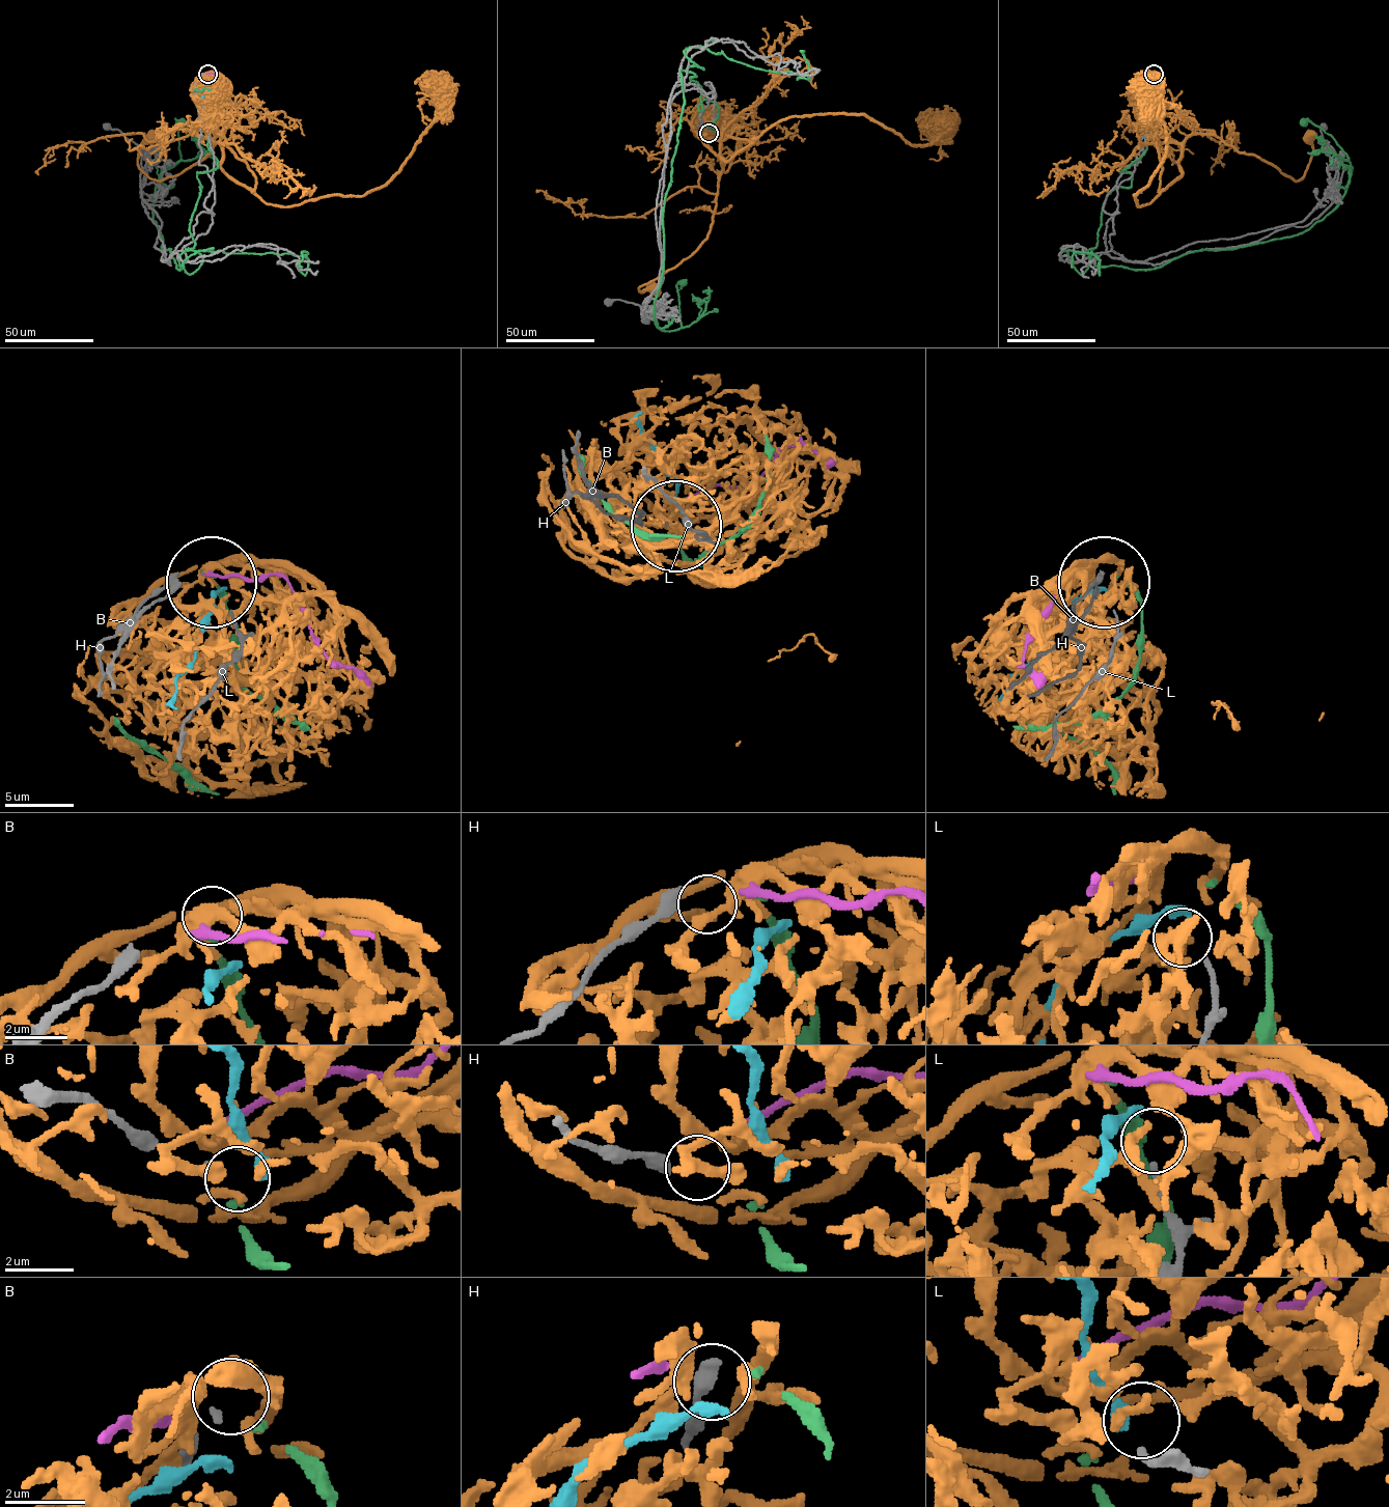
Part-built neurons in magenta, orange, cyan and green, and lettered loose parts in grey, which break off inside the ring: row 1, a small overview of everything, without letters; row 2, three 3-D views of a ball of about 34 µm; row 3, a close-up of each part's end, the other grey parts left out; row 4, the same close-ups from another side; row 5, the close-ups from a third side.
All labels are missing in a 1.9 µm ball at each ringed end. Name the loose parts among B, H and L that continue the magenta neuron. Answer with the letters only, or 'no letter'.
no letter

